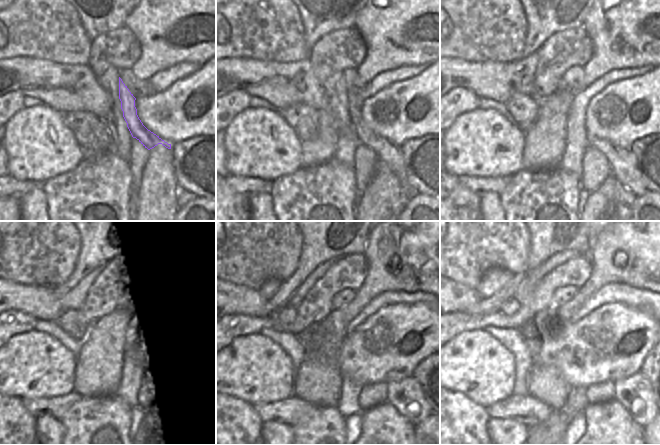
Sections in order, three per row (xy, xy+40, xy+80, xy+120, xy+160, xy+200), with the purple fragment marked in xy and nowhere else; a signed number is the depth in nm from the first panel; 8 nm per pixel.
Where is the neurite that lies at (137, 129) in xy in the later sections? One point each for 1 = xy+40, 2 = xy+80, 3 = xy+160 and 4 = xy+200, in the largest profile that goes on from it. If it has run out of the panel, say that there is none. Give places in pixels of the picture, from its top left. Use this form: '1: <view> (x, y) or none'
1: xy+40 (389, 153)
2: xy+80 (623, 164)
3: xy+160 (406, 395)
4: xy+200 (635, 394)

